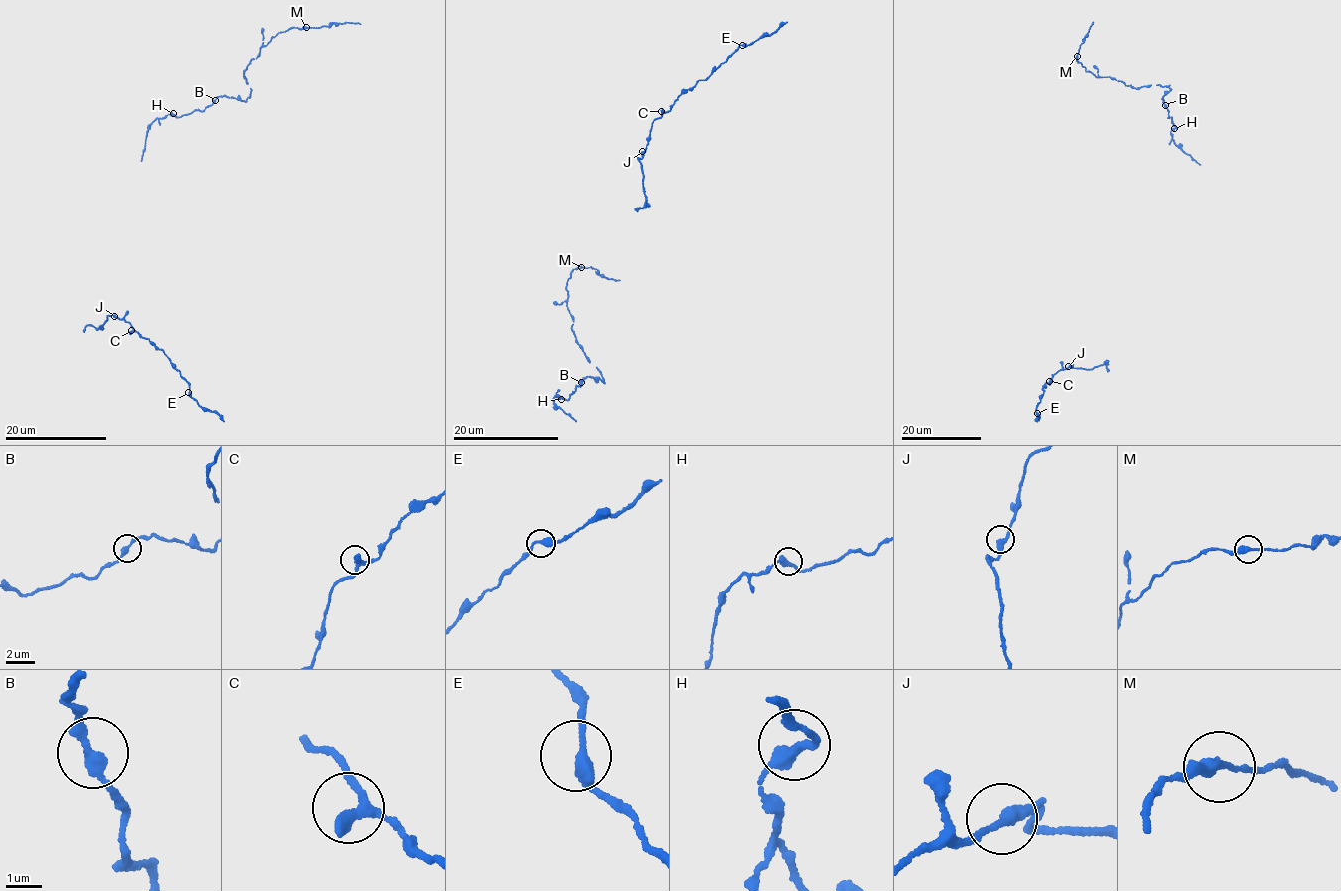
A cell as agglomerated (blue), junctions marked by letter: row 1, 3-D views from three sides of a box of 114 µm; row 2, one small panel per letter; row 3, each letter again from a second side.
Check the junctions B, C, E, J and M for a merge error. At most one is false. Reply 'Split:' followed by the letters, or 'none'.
Split: B

